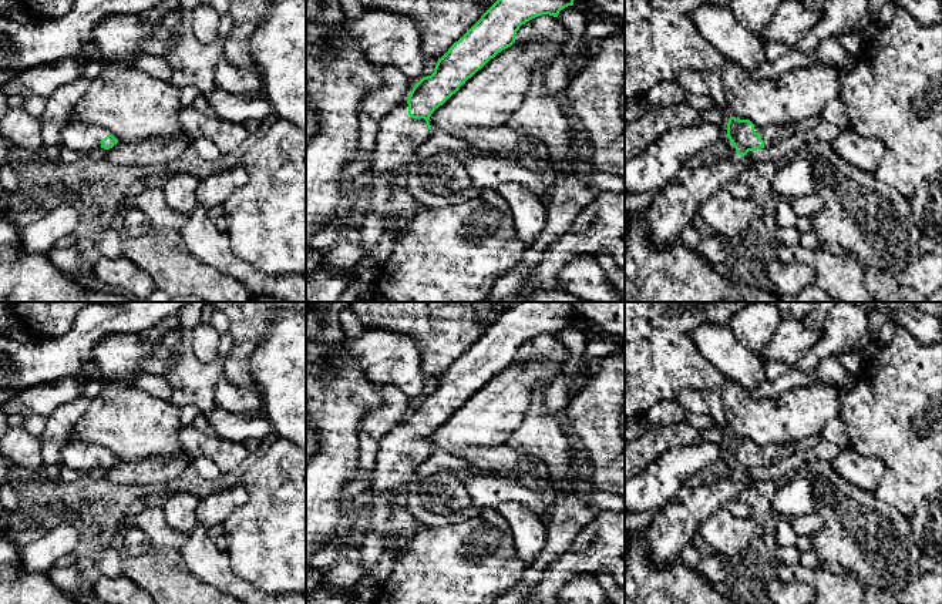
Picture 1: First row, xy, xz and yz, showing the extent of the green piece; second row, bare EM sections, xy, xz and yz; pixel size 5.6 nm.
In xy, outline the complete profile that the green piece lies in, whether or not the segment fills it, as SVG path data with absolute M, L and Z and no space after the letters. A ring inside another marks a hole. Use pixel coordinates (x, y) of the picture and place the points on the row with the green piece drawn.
M73 118L61 130L61 144L70 150L87 152L91 148L101 147L104 150L112 148L118 140L107 130L98 125L90 125Z

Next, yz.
M730 117L727 137L736 148L736 154L744 157L748 151L774 147L783 140L798 134L795 123L756 127L750 120Z

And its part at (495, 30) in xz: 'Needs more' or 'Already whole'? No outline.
Needs more

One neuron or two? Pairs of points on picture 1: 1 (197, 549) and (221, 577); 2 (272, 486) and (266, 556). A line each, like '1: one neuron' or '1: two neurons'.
1: one neuron
2: one neuron

